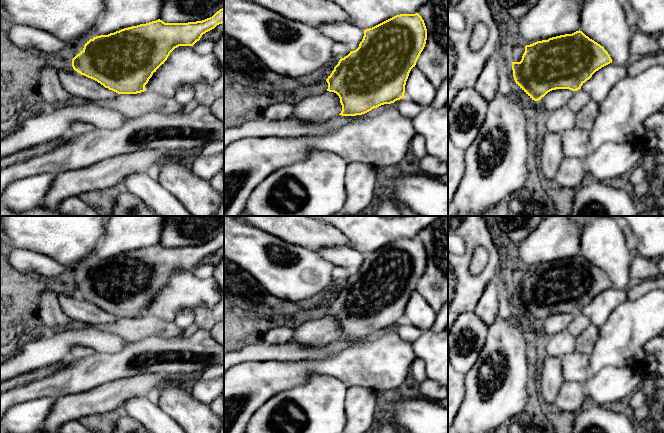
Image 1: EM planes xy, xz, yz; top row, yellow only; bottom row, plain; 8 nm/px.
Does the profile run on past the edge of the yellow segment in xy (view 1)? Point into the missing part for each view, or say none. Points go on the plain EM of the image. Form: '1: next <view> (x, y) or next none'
1: next xy (77, 309)

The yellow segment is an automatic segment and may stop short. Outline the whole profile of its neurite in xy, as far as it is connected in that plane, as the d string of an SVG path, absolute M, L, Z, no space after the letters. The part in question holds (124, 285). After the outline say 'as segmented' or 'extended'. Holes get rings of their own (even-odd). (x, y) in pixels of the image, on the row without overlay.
M224 232L202 245L165 247L158 243L108 259L93 261L72 283L71 292L63 290L58 293L59 304L64 314L71 320L87 325L112 324L118 318L137 318L147 315L145 309L175 272L193 270L203 258L222 247L224 247Z; extended

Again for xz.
M418 237L396 239L364 254L359 271L341 282L326 303L327 315L296 326L289 341L302 346L322 346L338 339L362 339L400 324L404 321L409 297L415 291L426 264L427 253Z; extended

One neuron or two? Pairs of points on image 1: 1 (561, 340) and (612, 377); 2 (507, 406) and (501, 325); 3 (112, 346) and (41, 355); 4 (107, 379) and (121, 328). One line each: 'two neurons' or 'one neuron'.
1: two neurons
2: one neuron
3: one neuron
4: two neurons

